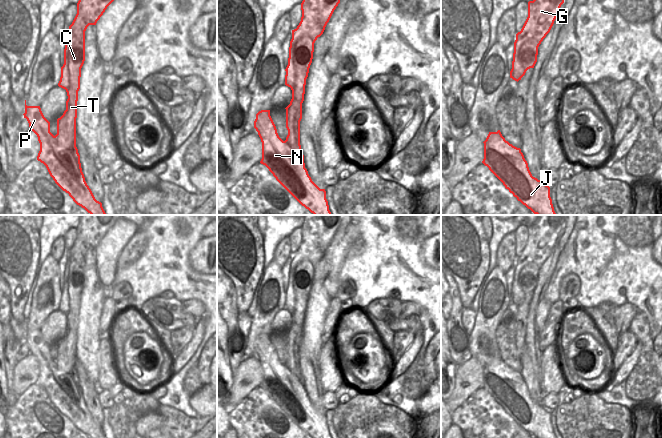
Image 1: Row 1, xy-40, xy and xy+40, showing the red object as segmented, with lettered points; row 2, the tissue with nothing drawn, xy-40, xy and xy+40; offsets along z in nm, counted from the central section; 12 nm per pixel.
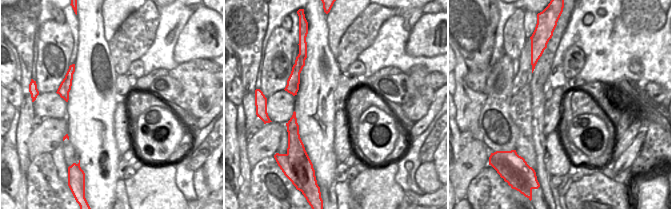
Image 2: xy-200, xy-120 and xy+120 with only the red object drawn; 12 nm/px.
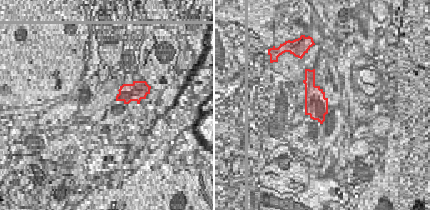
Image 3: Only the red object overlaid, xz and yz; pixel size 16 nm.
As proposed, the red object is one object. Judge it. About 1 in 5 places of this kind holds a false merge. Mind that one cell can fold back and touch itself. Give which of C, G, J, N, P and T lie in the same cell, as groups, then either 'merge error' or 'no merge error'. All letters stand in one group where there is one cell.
groups C G T / J N P; merge error

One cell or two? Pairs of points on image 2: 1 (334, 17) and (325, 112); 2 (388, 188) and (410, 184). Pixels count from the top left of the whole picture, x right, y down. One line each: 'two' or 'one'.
1: two
2: two

